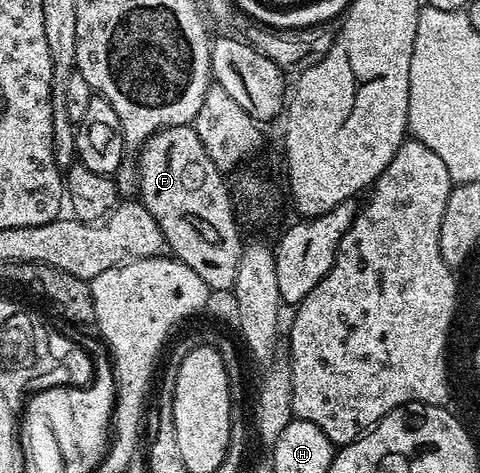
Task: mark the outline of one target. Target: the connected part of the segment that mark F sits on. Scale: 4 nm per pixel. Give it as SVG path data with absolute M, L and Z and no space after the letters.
M183 124L162 128L148 139L138 152L136 169L139 174L140 203L155 219L171 255L190 266L213 290L229 291L237 278L237 270L244 247L234 218L234 200L224 180L225 175L210 158L193 125Z

